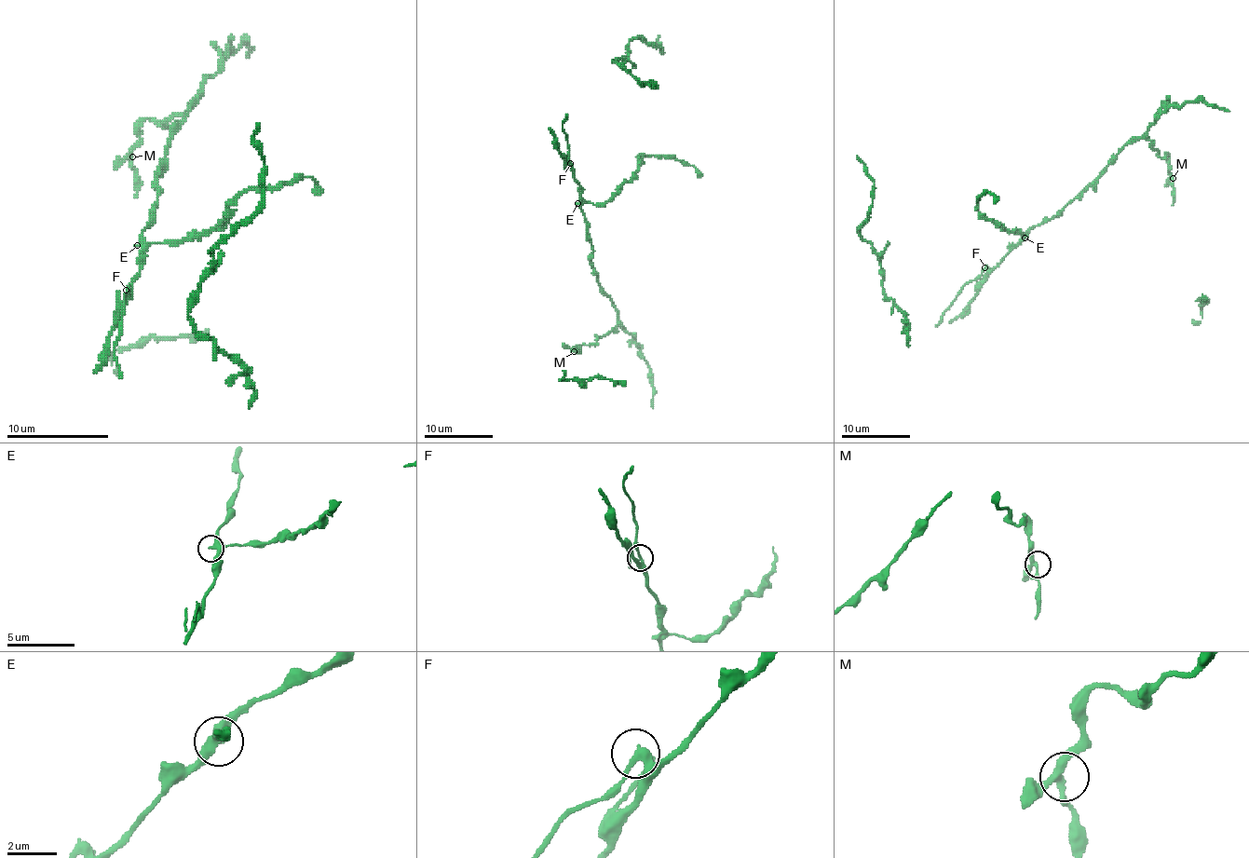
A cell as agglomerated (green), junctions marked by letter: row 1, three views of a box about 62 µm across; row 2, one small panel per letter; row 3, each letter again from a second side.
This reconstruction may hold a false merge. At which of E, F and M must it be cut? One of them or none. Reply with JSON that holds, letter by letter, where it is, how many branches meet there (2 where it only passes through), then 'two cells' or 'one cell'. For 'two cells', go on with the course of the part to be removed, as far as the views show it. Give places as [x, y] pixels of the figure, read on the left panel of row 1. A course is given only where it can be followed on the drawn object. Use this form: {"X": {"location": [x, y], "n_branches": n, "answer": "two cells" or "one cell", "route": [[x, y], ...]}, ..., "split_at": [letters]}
{"E": {"location": [137, 245], "n_branches": 3, "answer": "one cell"}, "F": {"location": [126, 290], "n_branches": 3, "answer": "two cells", "route": [[127, 289], [124, 314], [114, 347], [122, 377]]}, "M": {"location": [132, 156], "n_branches": 3, "answer": "one cell"}, "split_at": ["F"]}

